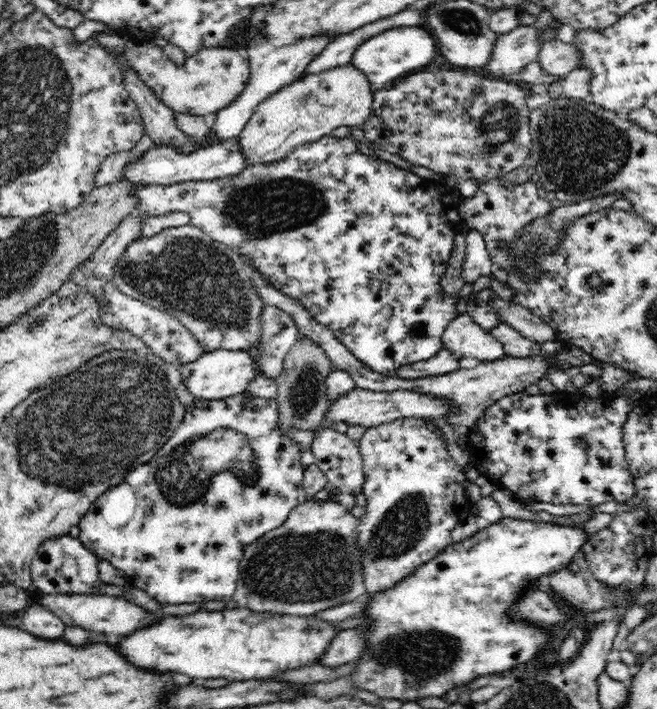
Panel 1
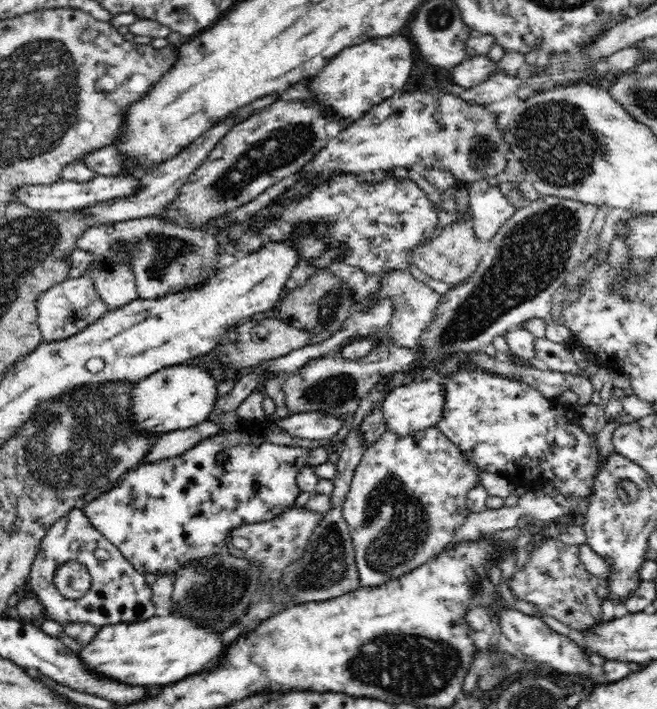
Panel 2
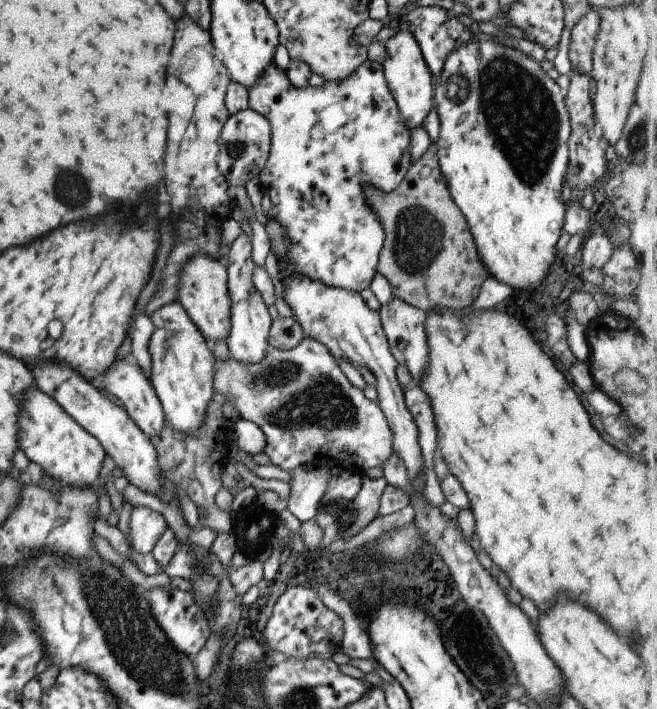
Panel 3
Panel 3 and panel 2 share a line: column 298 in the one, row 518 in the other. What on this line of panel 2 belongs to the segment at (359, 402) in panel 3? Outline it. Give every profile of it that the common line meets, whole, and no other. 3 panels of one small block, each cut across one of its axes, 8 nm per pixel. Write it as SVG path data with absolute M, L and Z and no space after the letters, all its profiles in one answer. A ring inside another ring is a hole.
M437 426L412 432L408 436L386 430L364 451L342 506L342 517L352 537L354 562L362 587L378 587L399 578L452 544L459 526L470 514L466 496L470 488L480 482L476 474L478 469L476 463L464 459L460 448L448 440Z

